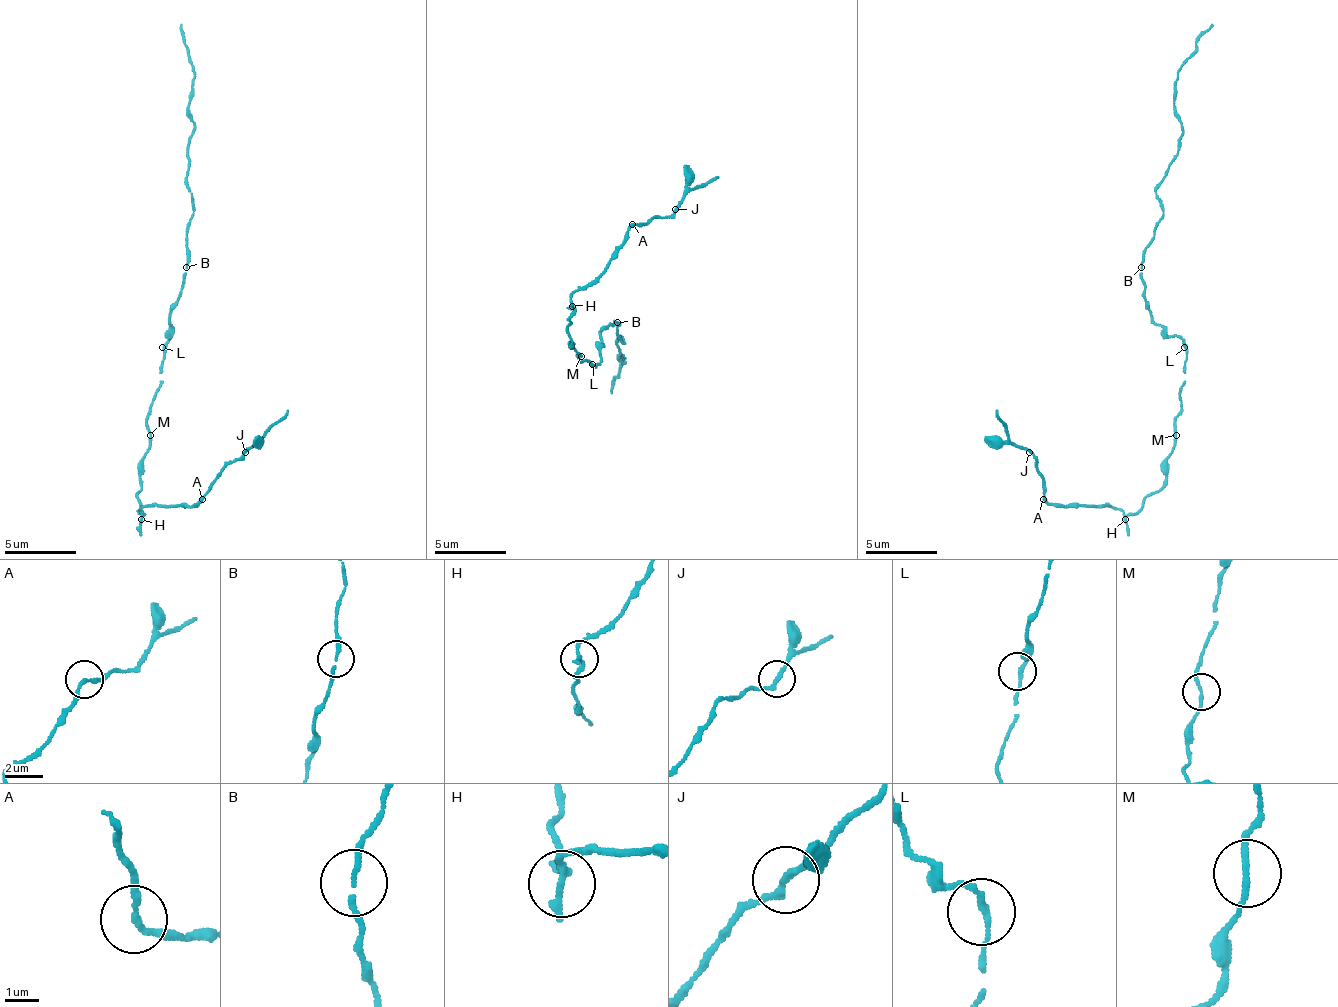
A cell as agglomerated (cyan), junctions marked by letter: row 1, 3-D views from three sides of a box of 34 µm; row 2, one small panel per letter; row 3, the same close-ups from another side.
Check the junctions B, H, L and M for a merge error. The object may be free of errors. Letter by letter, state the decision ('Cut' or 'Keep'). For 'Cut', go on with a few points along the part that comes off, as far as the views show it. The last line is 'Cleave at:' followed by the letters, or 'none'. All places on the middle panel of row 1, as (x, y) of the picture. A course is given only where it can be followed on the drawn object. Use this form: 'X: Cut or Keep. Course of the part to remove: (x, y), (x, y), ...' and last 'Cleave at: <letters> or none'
B: Keep
H: Cut. Course of the part to remove: (571, 307), (574, 292), (603, 270), (625, 231), (668, 216), (693, 188), (719, 177)
L: Keep
M: Keep
Cleave at: H

